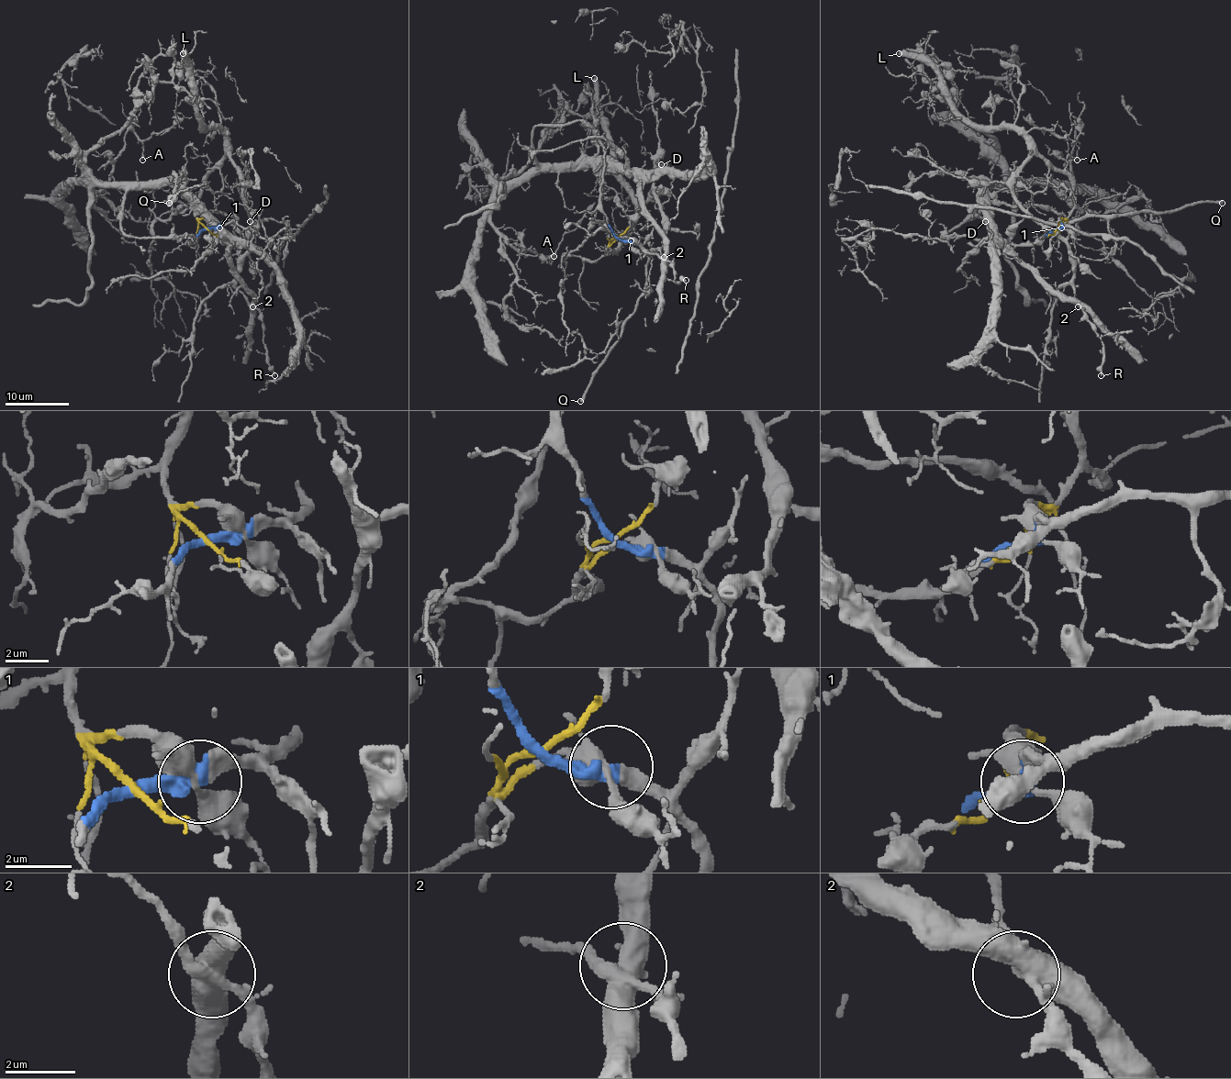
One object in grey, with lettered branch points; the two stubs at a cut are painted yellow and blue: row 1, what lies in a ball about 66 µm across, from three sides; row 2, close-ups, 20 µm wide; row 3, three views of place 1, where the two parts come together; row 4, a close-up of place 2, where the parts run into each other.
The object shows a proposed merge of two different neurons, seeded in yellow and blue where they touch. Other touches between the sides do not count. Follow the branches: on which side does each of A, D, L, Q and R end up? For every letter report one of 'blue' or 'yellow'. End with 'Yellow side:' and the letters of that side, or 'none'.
A: blue
D: blue
L: yellow
Q: blue
R: yellow
Yellow side: L, R

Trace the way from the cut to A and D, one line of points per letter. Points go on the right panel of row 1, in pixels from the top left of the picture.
A: (1057, 228), (1032, 245), (941, 237), (994, 187), (1045, 183), (1063, 191), (1074, 183), (1077, 129), (1077, 160)
D: (1057, 228), (1032, 245), (941, 237), (970, 213), (986, 185), (990, 241), (992, 232), (984, 221)

